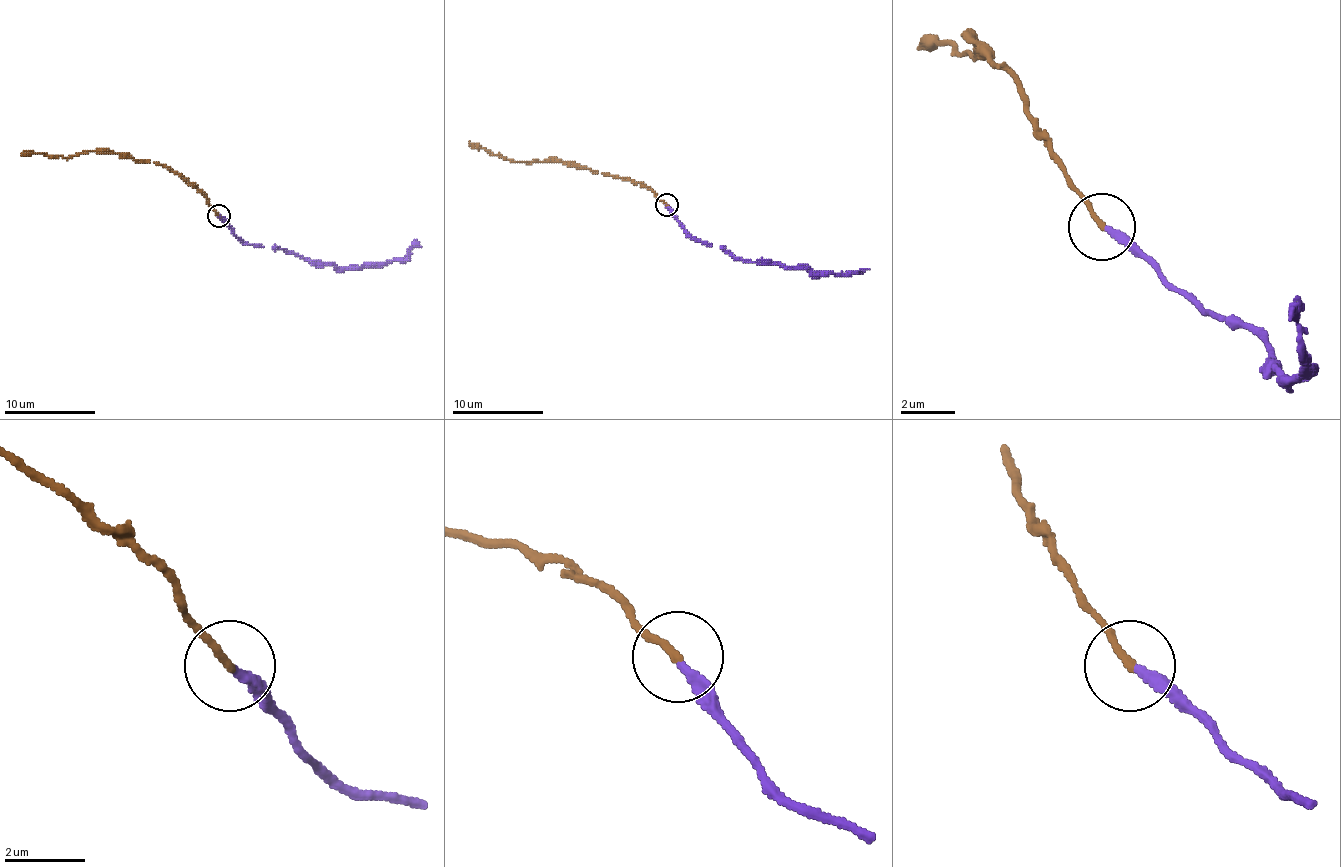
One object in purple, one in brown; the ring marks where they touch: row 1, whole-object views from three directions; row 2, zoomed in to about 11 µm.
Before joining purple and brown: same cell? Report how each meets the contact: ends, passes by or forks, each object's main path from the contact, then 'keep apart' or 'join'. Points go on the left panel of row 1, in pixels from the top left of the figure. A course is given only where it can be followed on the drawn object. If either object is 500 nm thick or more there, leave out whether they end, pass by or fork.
purple ends there; brown ends there; purple runs (218, 215), (247, 244), (275, 247), (295, 256), (334, 263), (339, 267), (362, 267), (401, 260), (417, 240); brown runs (218, 215), (195, 187), (161, 164), (103, 151), (62, 158), (28, 153), (21, 155); join

